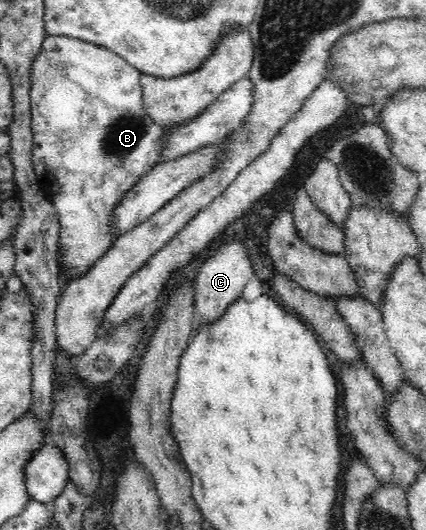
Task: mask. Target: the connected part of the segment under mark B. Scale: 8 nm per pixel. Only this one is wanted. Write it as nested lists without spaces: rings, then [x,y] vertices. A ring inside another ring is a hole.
[[[47,34],[43,38],[41,49],[33,60],[30,72],[30,105],[31,105],[31,129],[33,132],[33,150],[32,162],[38,182],[43,188],[50,201],[56,207],[60,219],[59,232],[59,266],[60,278],[64,277],[68,283],[81,274],[84,274],[111,246],[120,236],[113,232],[111,218],[115,206],[122,200],[127,190],[146,173],[149,173],[159,162],[157,154],[161,151],[163,145],[163,128],[154,119],[149,116],[143,107],[142,85],[140,84],[141,72],[134,68],[129,62],[118,56],[112,50],[91,43],[79,38],[72,38],[62,35]]]

